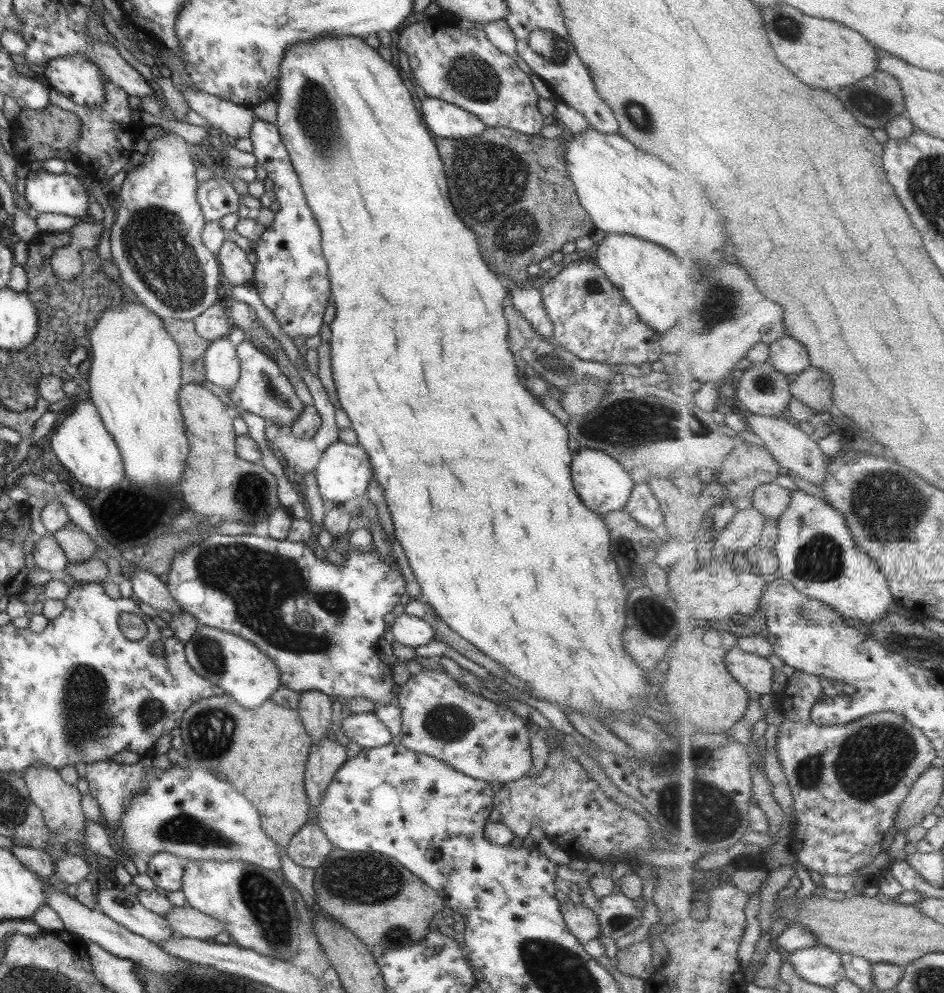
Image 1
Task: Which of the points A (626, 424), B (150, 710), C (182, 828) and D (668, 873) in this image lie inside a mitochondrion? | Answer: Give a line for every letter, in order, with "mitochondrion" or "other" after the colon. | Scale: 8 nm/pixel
A: mitochondrion
B: mitochondrion
C: mitochondrion
D: other

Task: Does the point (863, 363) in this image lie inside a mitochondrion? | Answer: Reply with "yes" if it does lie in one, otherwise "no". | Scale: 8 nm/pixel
no

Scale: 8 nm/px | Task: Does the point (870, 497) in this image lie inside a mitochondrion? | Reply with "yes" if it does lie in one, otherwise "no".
yes

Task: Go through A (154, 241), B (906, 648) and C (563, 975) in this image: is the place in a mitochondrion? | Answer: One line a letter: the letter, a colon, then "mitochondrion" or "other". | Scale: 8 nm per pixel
A: mitochondrion
B: mitochondrion
C: mitochondrion

